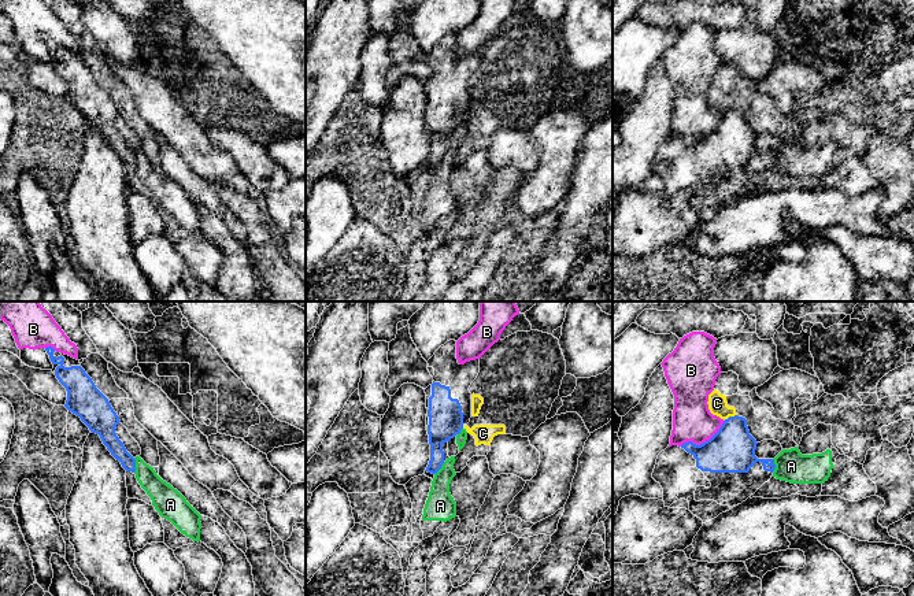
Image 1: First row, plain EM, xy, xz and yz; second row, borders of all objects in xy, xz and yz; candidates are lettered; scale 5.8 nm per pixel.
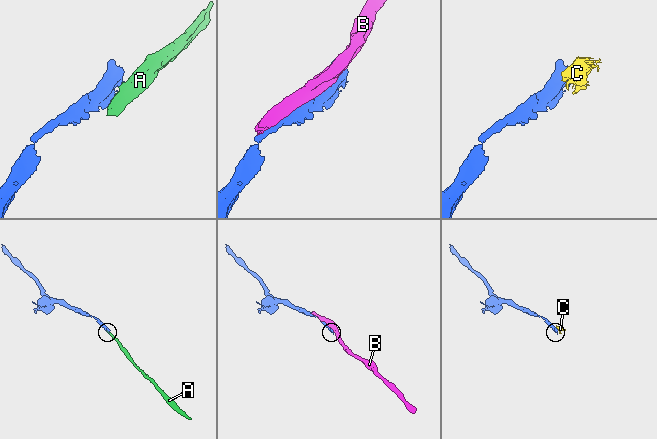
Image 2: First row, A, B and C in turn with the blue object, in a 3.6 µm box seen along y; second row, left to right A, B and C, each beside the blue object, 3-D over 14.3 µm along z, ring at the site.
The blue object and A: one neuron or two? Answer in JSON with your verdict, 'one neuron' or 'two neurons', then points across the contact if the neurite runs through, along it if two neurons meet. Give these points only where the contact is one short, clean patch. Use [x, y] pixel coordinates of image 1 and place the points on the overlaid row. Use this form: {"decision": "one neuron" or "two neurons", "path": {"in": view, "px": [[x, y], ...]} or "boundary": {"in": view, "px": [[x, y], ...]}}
{"decision": "two neurons", "boundary": {"in": "xy", "px": [[133, 458], [134, 472]]}}

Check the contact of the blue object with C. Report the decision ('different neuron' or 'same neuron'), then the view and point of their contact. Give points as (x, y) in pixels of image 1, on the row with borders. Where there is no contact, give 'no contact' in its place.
different neuron | yz (729, 417)

